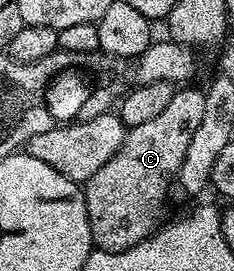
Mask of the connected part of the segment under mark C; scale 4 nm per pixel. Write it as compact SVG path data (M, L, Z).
M192 87L177 88L174 99L170 99L170 103L166 106L166 111L160 112L154 119L149 119L147 123L142 123L139 127L128 129L124 134L124 146L116 152L110 159L110 163L104 164L99 171L94 171L94 175L90 175L90 179L83 182L84 198L86 199L86 215L90 219L90 235L92 236L93 246L107 253L121 253L130 247L134 247L138 243L142 243L147 237L152 236L161 228L160 212L164 209L164 200L168 197L168 188L173 188L176 180L176 172L182 167L182 161L186 159L186 149L190 147L190 139L194 139L194 131L198 131L198 123L202 123L202 115L206 107L206 99L204 98L205 90L188 89Z

